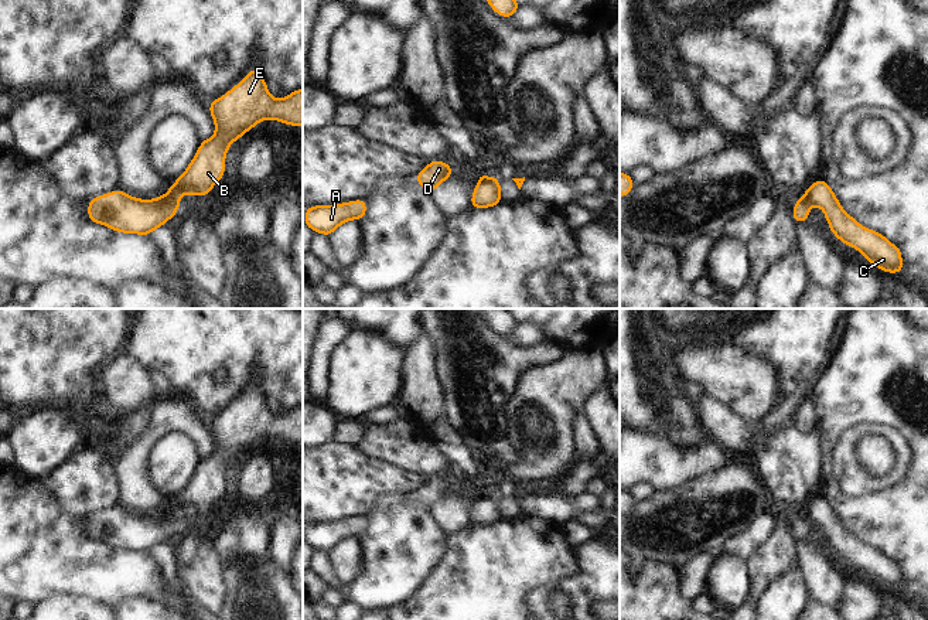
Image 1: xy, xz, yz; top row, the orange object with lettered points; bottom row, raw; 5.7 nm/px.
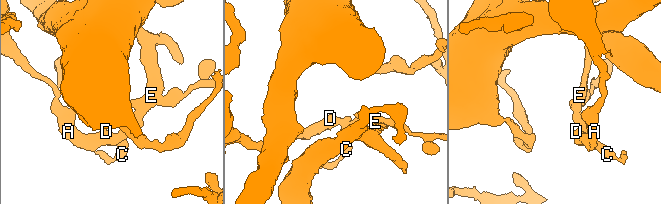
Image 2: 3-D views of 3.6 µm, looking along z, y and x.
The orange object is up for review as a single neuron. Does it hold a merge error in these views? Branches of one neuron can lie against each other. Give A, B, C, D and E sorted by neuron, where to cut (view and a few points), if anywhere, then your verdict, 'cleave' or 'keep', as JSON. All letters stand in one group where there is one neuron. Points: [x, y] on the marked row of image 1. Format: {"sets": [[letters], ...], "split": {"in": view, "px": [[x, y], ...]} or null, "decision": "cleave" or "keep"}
{"sets": [["A", "D"], ["B", "C", "E"]], "split": {"in": "xy", "px": [[164, 194], [178, 200]]}, "decision": "cleave"}

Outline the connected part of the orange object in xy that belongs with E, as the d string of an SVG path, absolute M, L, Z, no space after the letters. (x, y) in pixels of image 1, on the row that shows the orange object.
M252 68L238 85L209 102L208 110L215 123L215 133L211 139L201 140L187 170L164 194L167 197L208 197L212 187L224 178L229 146L259 122L279 120L289 126L303 126L303 88L277 101L267 91L260 71Z

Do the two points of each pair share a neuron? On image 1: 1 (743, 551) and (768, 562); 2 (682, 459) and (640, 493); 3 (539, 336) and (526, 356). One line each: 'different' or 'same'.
1: different
2: different
3: different

